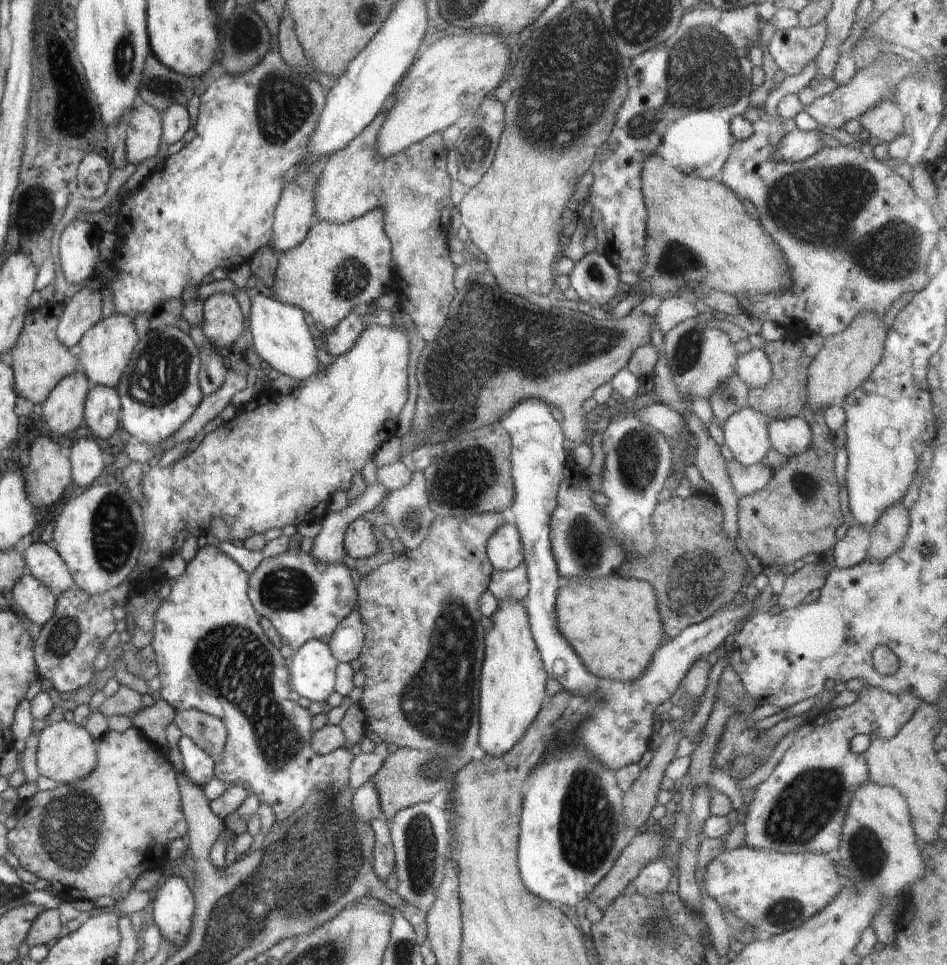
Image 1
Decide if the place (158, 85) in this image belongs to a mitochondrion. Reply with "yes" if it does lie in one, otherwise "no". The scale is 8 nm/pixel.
yes

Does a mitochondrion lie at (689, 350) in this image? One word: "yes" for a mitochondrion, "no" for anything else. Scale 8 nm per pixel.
yes

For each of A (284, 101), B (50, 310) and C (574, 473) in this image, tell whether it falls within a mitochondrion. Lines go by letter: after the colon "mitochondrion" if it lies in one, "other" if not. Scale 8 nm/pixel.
A: mitochondrion
B: other
C: other

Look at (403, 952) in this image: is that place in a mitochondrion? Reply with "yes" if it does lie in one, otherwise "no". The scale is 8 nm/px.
yes

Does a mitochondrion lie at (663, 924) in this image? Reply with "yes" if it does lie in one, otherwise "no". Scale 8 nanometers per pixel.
yes

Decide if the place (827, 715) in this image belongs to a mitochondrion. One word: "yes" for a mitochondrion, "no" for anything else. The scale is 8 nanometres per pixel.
no

